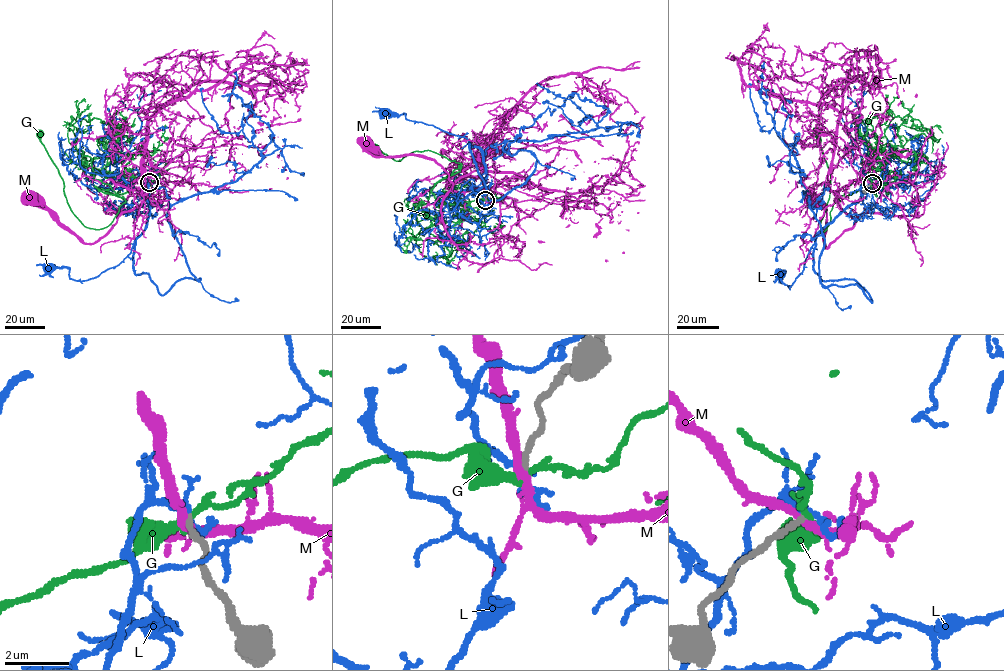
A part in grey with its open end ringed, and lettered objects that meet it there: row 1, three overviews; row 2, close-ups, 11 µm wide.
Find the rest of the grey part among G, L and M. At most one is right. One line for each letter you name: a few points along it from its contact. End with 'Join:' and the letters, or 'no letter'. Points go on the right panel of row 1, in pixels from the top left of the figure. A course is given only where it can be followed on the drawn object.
Join: no letter

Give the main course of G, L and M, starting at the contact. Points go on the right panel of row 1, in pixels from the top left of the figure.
G: (871, 183), (876, 196), (863, 187), (837, 201), (827, 228), (819, 232), (830, 175), (816, 132)
L: (871, 183), (856, 201), (817, 236), (802, 271), (789, 287), (782, 281), (783, 272), (780, 274)
M: (871, 183), (861, 175), (863, 185), (853, 180), (829, 189), (854, 223), (827, 247), (827, 208), (811, 200)

